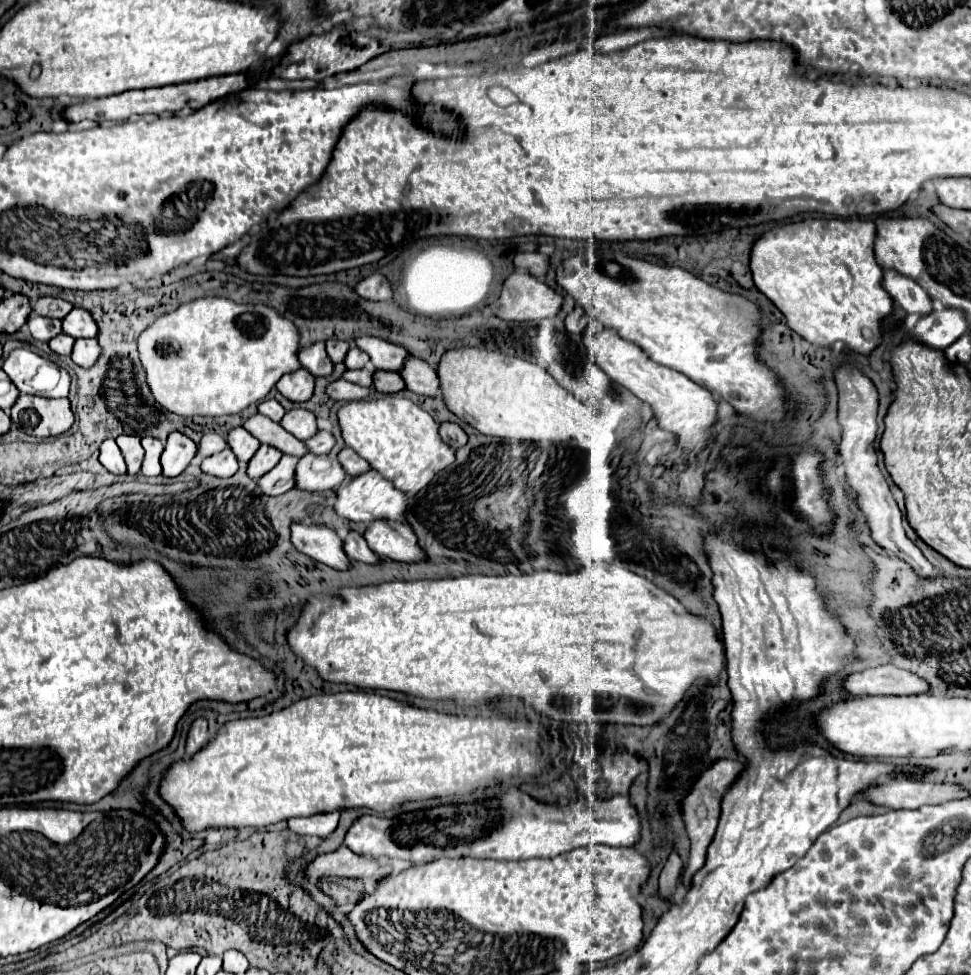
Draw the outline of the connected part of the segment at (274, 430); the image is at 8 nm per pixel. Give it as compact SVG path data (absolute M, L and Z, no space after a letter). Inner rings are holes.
M254 415L244 423L244 429L250 431L256 439L260 439L260 443L268 443L276 449L280 449L286 455L296 455L302 457L308 453L308 447L304 441L300 441L298 437L294 437L292 433L288 433L286 429L282 429L280 423L264 417L264 415Z

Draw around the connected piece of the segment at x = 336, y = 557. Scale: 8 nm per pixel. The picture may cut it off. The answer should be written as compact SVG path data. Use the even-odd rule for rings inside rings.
M294 523L292 543L296 545L298 551L306 553L308 557L312 557L332 569L346 571L352 565L348 555L344 553L344 547L342 547L342 541L338 539L338 535L324 525L314 527L314 525Z

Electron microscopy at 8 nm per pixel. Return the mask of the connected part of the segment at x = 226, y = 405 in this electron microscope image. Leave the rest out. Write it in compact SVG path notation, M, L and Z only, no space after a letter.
M202 297L180 305L176 311L162 315L138 339L142 365L146 367L148 385L154 399L182 417L190 415L230 415L248 405L262 401L284 373L302 369L298 361L300 331L268 305L238 305L224 297Z

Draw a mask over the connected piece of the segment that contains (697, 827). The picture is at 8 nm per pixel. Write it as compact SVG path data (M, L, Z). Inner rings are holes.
M722 759L718 763L714 763L714 767L710 767L710 771L706 771L706 775L702 775L702 779L698 779L698 783L694 785L694 791L686 797L686 803L684 803L684 819L686 819L686 831L688 831L688 837L692 841L692 851L690 851L690 861L686 865L686 873L684 873L684 885L688 887L690 885L690 879L692 875L704 865L704 859L706 859L706 847L710 845L714 833L716 833L716 827L718 827L718 821L720 821L720 811L722 811L722 797L726 795L728 787L740 777L740 773L744 771L744 763L742 761L732 761L732 759Z

